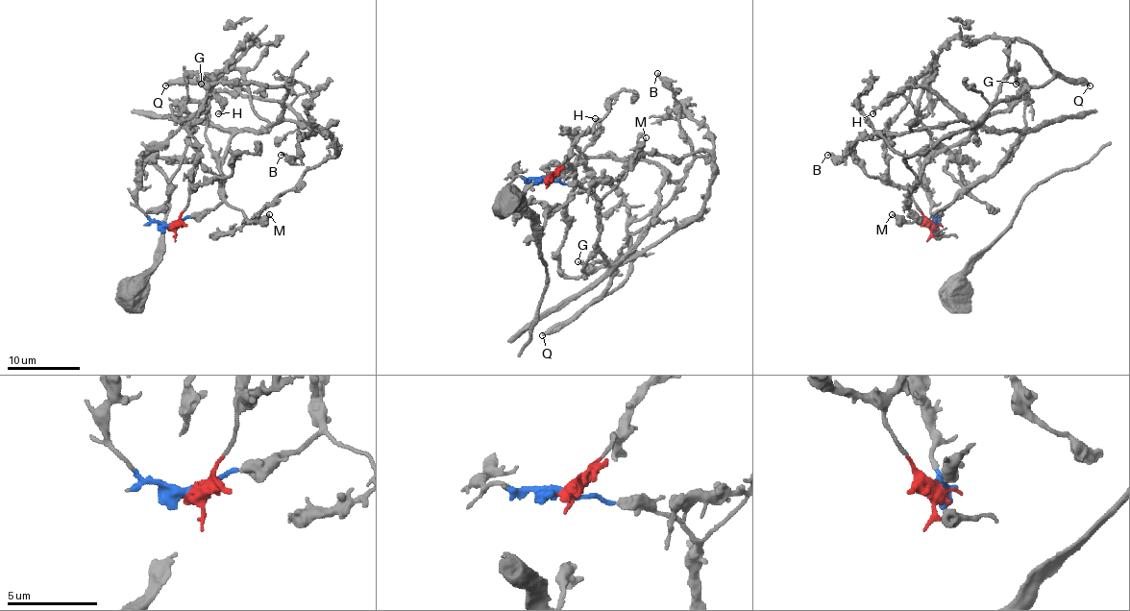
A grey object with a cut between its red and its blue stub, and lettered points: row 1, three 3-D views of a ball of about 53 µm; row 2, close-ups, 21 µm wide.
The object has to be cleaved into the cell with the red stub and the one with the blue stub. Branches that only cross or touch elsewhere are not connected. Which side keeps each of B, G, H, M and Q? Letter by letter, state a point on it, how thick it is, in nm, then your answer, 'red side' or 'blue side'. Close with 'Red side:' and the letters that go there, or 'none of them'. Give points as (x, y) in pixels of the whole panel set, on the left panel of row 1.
B: (281, 155) | 180 nm | blue side
G: (201, 84) | 280 nm | blue side
H: (218, 113) | 200 nm | red side
M: (269, 214) | 280 nm | blue side
Q: (165, 85) | 300 nm | red side
Red side: H, Q

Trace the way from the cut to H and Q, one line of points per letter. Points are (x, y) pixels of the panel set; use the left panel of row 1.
H: (169, 226), (196, 152), (182, 100), (233, 91), (224, 71), (253, 38), (200, 104), (212, 95), (218, 113)
Q: (169, 226), (189, 199), (196, 152), (182, 100), (234, 89), (220, 77), (165, 85)

